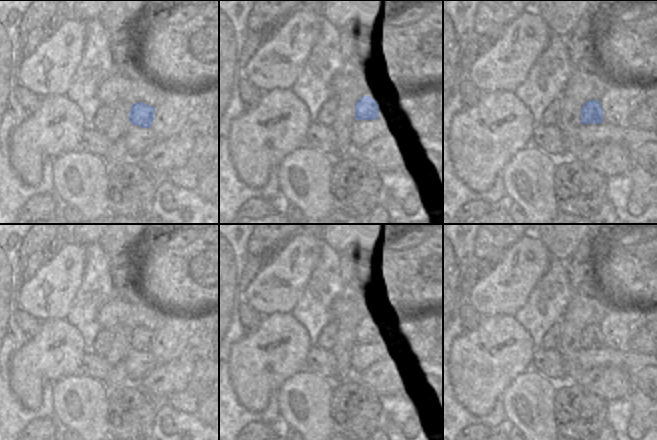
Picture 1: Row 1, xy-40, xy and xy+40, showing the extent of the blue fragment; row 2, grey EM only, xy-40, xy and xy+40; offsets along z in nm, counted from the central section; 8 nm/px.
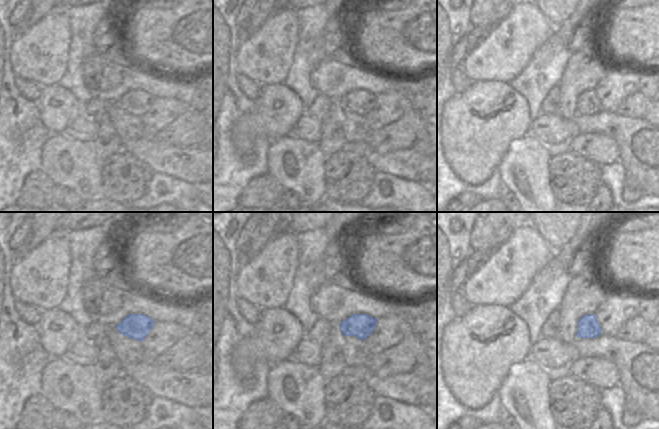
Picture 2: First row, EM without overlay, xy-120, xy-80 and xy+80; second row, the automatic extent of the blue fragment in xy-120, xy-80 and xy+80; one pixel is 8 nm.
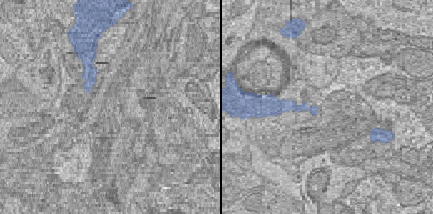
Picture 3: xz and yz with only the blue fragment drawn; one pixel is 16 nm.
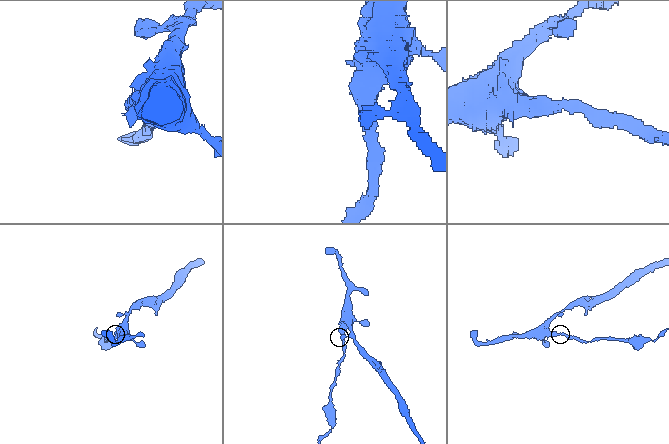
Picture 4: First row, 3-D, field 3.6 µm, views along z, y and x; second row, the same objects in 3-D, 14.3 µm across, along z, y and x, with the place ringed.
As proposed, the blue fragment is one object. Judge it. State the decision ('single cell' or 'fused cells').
fused cells

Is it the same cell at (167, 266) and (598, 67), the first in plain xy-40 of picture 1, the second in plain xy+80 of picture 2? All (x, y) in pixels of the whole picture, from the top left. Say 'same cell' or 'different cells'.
different cells

